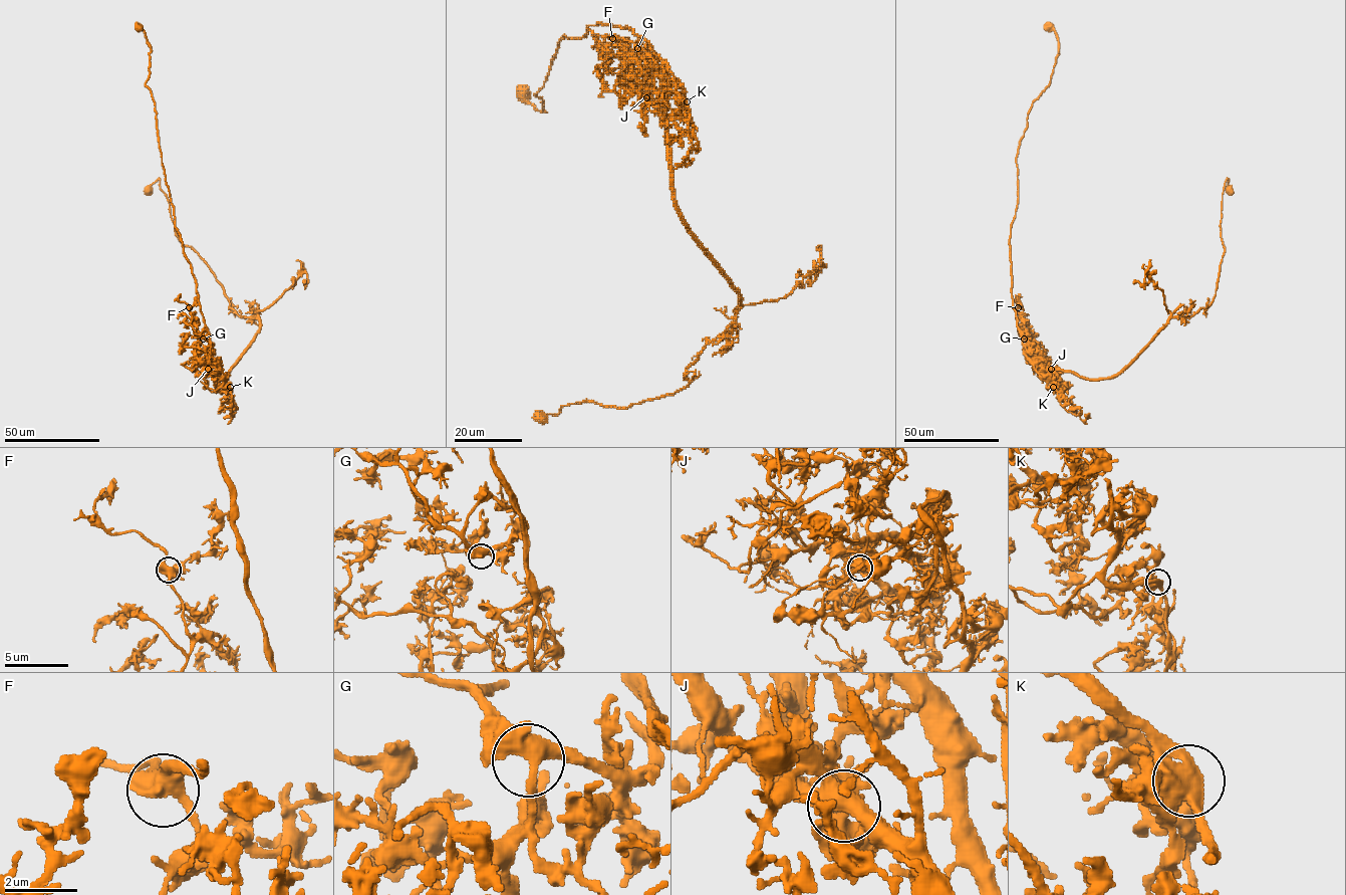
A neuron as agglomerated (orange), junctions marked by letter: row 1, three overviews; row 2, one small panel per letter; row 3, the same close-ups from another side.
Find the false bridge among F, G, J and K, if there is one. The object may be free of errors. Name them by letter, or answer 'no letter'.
J

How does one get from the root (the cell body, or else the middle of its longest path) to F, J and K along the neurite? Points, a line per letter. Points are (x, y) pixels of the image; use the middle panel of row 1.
F: (521, 93), (545, 110), (535, 94), (559, 42), (581, 38), (588, 26), (627, 26), (647, 45), (612, 38)
J: (521, 93), (545, 110), (535, 94), (559, 42), (600, 23), (627, 26), (652, 48), (646, 97)
K: (521, 93), (545, 110), (535, 94), (559, 42), (564, 35), (581, 38), (600, 23), (642, 37), (687, 101)

